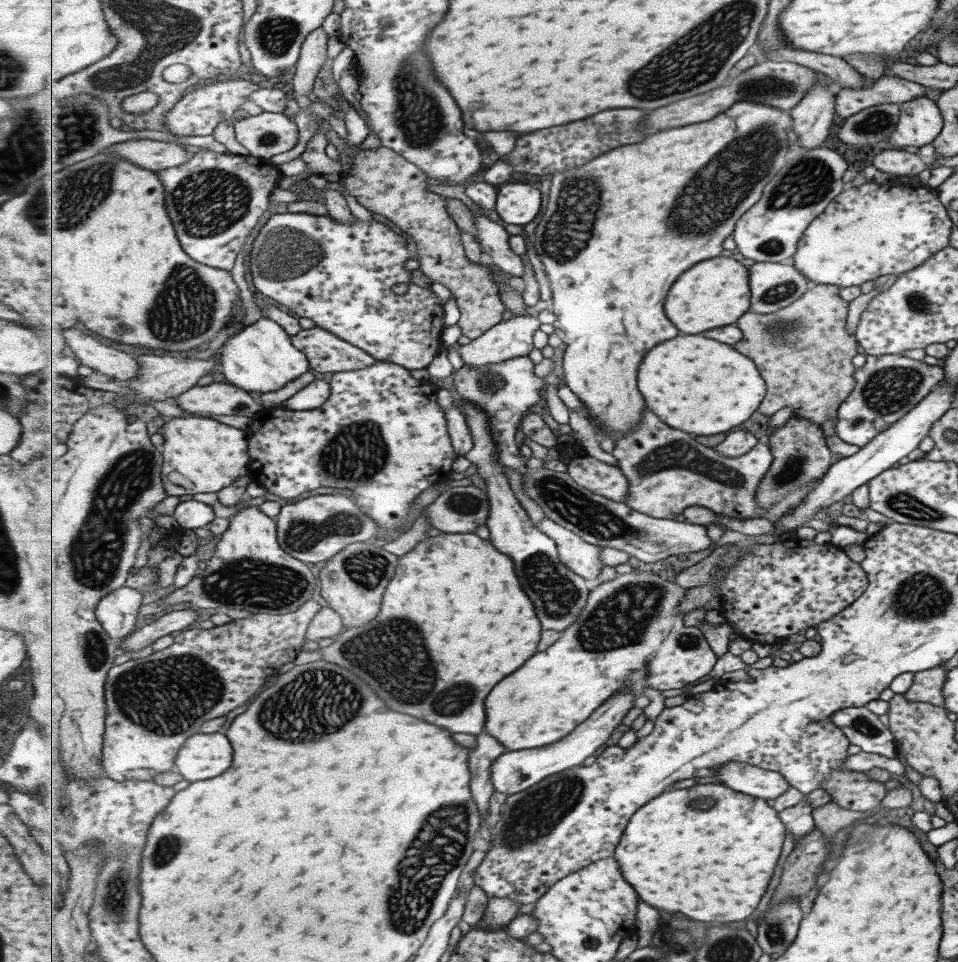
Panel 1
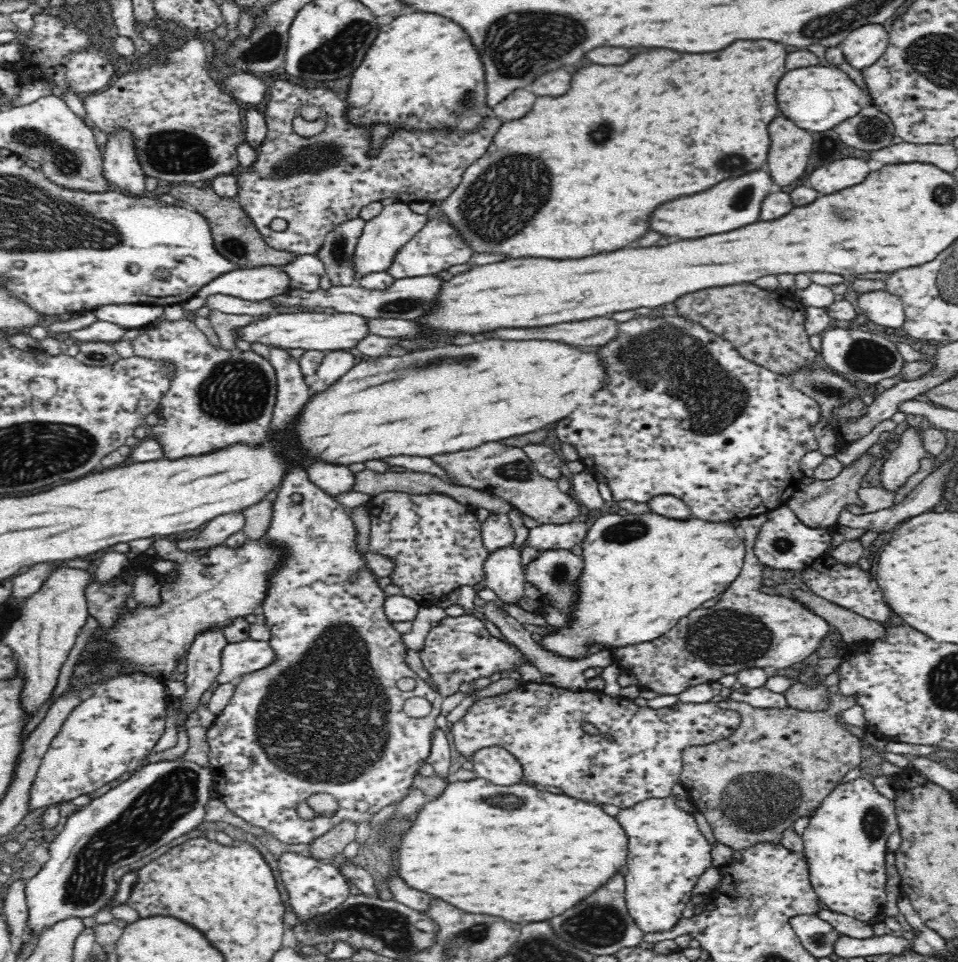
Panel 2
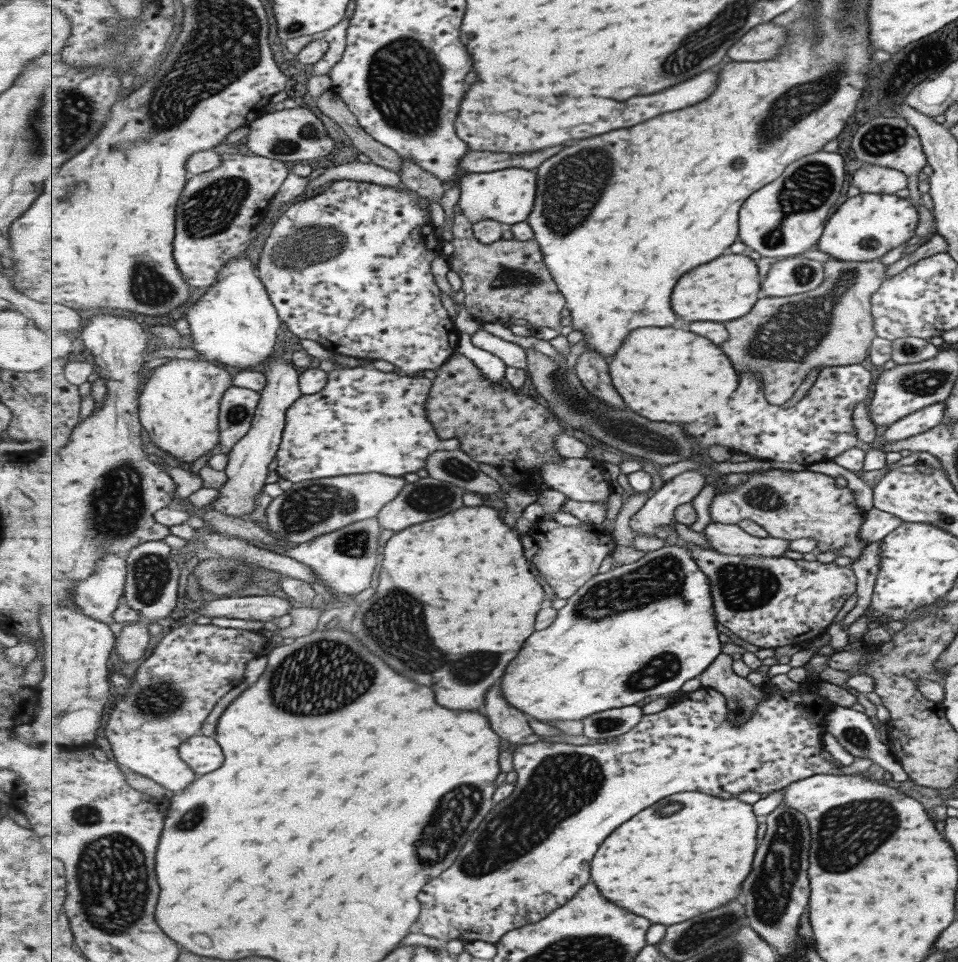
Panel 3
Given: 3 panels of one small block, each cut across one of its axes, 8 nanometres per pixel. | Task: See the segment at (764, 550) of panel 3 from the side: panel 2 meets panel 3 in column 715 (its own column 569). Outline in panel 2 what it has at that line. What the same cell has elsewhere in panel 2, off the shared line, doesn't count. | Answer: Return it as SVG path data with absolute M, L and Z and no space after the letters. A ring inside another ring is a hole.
M582 521L562 524L542 523L527 530L526 546L539 552L550 549L571 550L581 544L587 529L586 523Z

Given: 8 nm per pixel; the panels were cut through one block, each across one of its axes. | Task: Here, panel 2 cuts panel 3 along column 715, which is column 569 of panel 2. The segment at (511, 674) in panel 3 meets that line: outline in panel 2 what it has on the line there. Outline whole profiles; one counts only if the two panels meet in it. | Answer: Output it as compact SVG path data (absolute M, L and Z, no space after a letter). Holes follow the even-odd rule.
M628 513L624 516L614 514L607 514L598 516L594 519L594 523L587 529L584 540L581 541L582 547L582 572L578 574L578 580L574 582L574 606L568 612L568 628L558 628L552 630L550 634L546 634L541 638L539 648L545 652L550 652L558 657L566 659L583 659L592 654L592 644L600 644L606 646L607 650L617 651L618 648L628 648L636 646L636 644L653 643L654 640L666 635L674 626L678 624L682 618L690 615L690 612L700 608L706 600L712 600L719 594L722 594L732 583L735 582L737 576L741 573L743 567L743 560L745 557L744 541L736 535L737 528L732 527L732 523L724 522L700 522L698 518L692 520L670 520L662 515L656 513L632 514Z

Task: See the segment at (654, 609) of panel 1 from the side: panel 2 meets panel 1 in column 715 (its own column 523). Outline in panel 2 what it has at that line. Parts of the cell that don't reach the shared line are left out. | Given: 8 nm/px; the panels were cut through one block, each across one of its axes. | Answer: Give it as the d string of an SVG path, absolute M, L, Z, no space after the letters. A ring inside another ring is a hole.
M464 614L462 616L446 616L434 626L428 636L424 648L418 652L420 660L426 668L426 672L432 676L432 682L438 686L439 693L443 696L452 696L459 693L459 686L462 682L472 682L479 678L488 678L494 672L512 672L524 662L530 662L526 653L518 649L514 644L502 642L494 638L488 632L482 620Z

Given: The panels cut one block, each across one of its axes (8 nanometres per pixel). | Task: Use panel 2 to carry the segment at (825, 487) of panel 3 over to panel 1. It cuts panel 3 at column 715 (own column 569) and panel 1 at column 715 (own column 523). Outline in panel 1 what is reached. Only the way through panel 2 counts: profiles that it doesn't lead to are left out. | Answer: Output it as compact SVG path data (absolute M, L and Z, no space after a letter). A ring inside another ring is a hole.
M651 410L645 414L643 424L617 440L613 456L631 484L626 503L633 510L653 518L672 519L683 514L689 506L699 505L731 518L766 518L774 523L809 496L809 491L821 479L817 478L799 490L787 492L787 498L769 510L761 508L757 502L757 491L775 458L770 445L759 443L746 455L729 457L714 447L697 442L695 436L667 426Z

